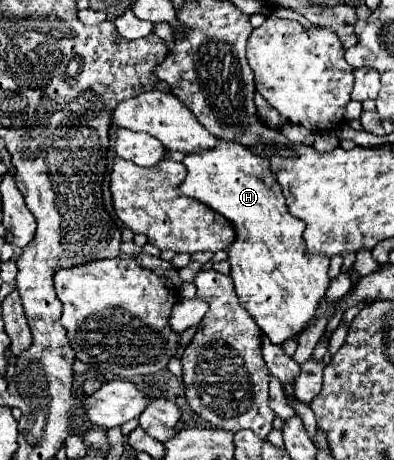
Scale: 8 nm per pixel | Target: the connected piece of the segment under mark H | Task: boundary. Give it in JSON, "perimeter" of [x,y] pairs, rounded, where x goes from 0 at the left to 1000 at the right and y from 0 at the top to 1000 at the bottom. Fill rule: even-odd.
{"perimeter":[[[556,307],[556,315],[525,333],[470,337],[464,359],[475,363],[475,385],[464,402],[454,402],[454,420],[520,441],[525,450],[581,476],[596,493],[602,520],[581,541],[581,572],[607,659],[617,663],[617,672],[632,676],[632,685],[647,693],[647,702],[693,750],[718,750],[739,733],[754,733],[799,689],[799,676],[825,650],[825,637],[840,620],[840,607],[830,598],[835,559],[794,554],[779,546],[764,515],[774,498],[769,480],[739,472],[713,411],[688,411],[698,402],[698,385],[683,372],[683,350],[673,341],[647,341],[632,324],[612,315]]]}

